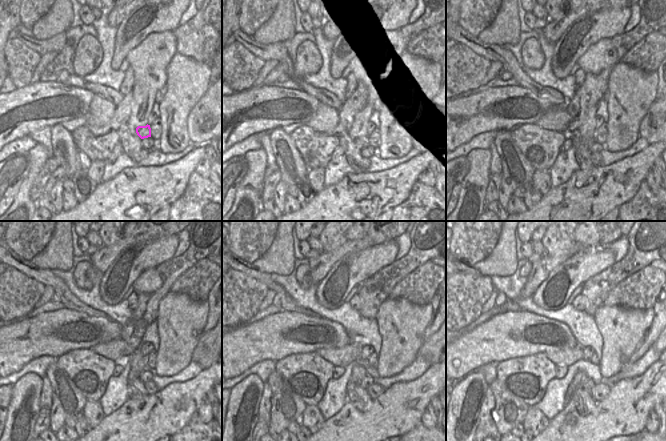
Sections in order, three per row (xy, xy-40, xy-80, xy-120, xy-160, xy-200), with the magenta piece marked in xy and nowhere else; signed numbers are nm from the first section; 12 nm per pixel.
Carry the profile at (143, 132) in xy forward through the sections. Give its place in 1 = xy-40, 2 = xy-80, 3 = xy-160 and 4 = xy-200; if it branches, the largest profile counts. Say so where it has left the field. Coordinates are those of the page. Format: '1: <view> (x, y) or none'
1: xy-40 (363, 135)
2: xy-80 (587, 135)
3: xy-160 (359, 372)
4: xy-200 (580, 378)

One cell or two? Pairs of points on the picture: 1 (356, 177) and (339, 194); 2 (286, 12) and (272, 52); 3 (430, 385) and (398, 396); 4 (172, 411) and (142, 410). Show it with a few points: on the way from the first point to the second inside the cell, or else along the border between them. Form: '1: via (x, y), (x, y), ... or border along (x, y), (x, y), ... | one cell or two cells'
1: via (352, 181), (343, 190) | one cell
2: border along (253, 36), (261, 43), (282, 43) | two cells
3: via (422, 391), (414, 396), (406, 396) | one cell
4: via (165, 411), (149, 411) | one cell

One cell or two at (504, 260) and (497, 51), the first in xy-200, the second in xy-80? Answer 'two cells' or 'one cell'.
two cells

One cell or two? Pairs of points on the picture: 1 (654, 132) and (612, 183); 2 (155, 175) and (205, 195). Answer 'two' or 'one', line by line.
1: two
2: two

